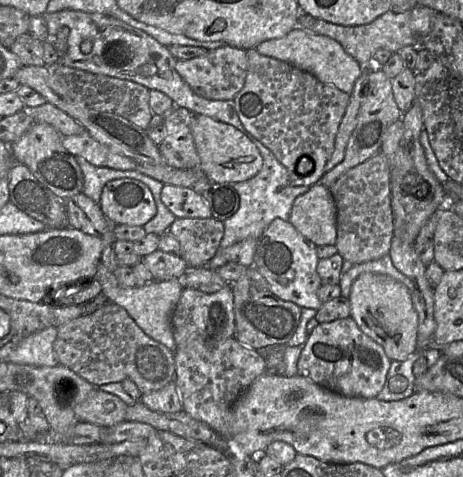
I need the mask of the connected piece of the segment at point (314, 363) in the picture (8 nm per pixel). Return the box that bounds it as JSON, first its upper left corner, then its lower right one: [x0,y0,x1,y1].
[297,317,391,398]

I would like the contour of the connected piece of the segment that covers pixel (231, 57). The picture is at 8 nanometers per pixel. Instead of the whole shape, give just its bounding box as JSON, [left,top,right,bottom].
[176,45,248,100]

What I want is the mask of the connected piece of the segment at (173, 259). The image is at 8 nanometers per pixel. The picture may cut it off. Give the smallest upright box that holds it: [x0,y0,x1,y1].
[141,250,188,281]

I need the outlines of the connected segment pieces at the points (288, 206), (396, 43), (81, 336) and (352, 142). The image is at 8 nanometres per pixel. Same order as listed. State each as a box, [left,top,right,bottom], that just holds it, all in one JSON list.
[[207,131,311,270],[297,5,437,65],[54,302,175,394],[320,70,403,187]]

